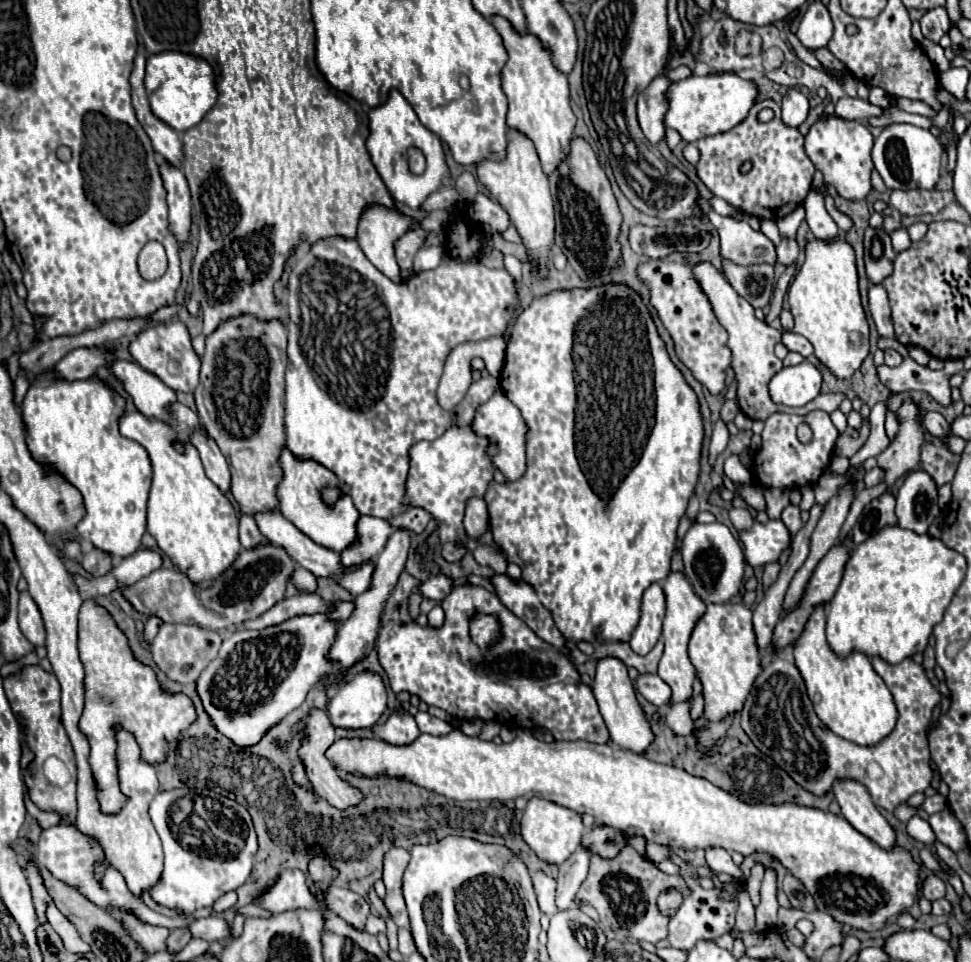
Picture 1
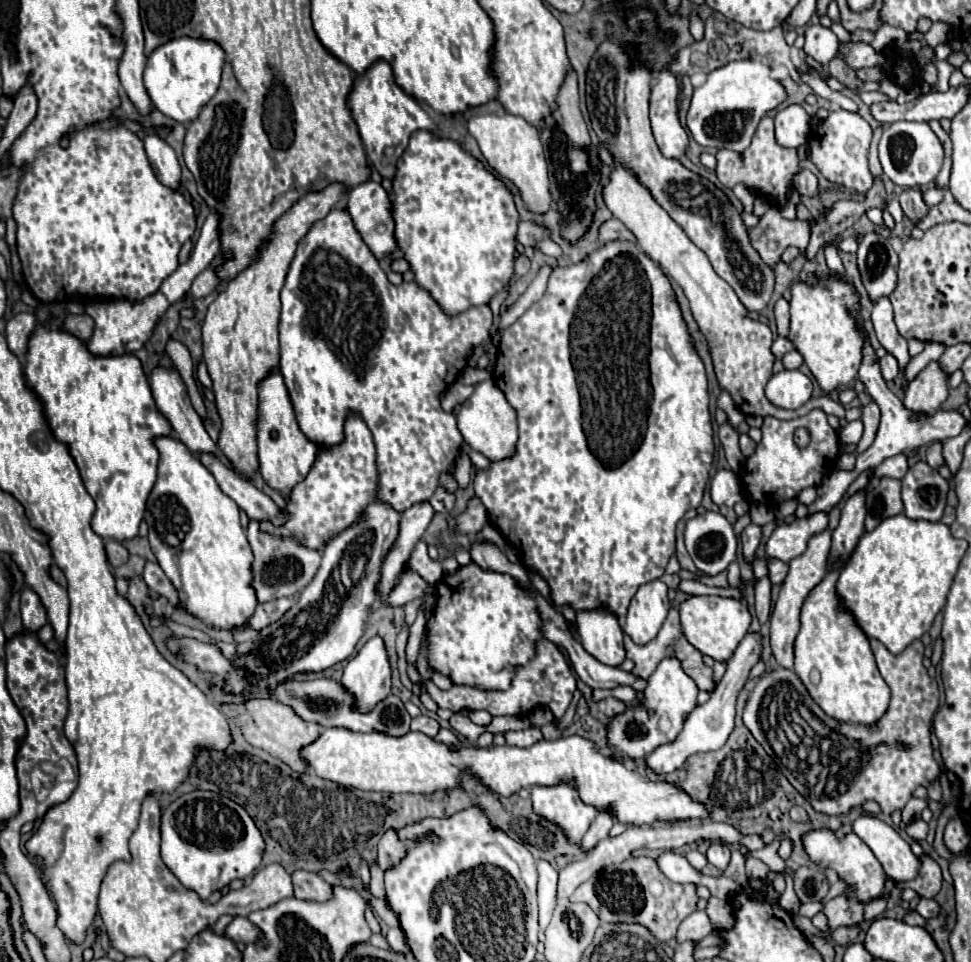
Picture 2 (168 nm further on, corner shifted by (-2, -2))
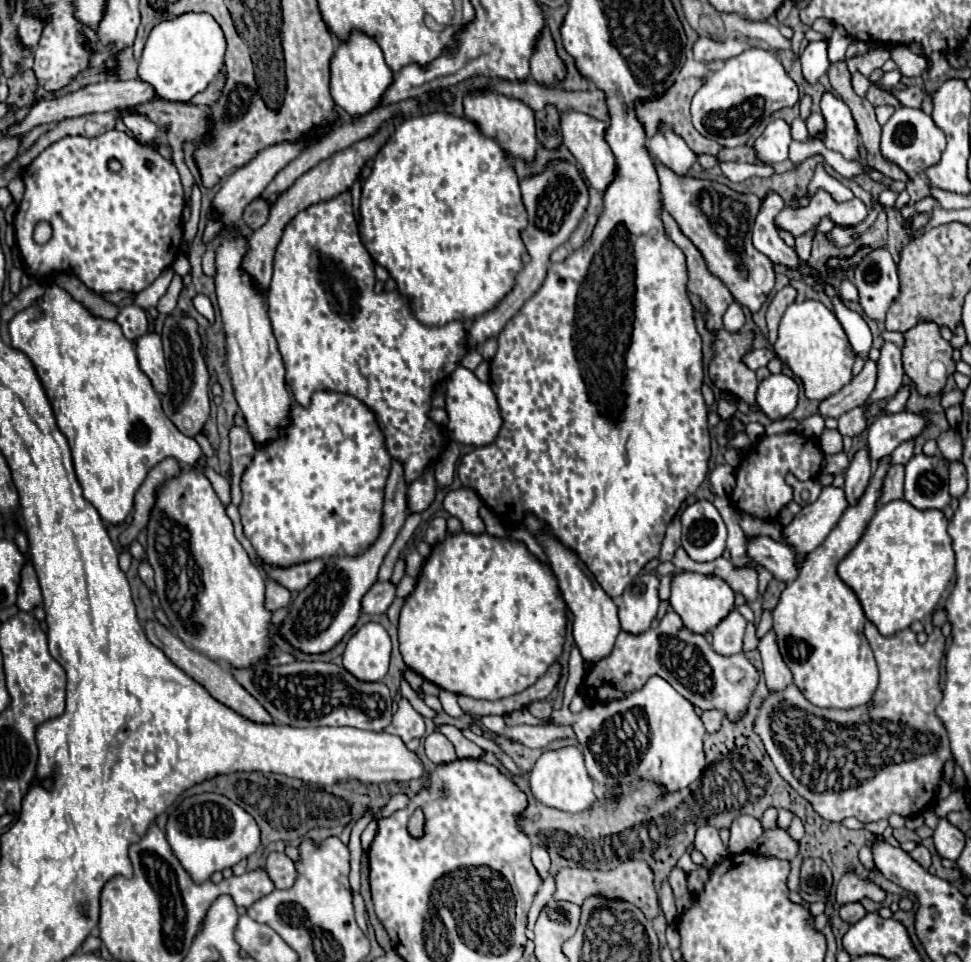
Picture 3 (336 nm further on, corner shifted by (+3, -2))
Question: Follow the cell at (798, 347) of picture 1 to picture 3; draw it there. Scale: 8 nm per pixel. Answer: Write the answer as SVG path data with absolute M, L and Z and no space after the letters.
M761 348L761 350L749 352L749 356L745 356L745 364L747 364L749 368L757 370L757 368L761 368L761 366L767 366L769 360L773 360L773 358L775 358L775 352L771 352L771 350L767 350L767 348Z

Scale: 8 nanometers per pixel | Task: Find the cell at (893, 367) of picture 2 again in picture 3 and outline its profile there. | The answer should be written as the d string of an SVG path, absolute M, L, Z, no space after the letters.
M867 360L865 368L861 370L859 376L855 376L845 388L841 388L837 394L825 398L819 406L819 414L823 418L833 416L839 418L841 414L863 406L867 402L867 398L871 396L871 392L875 390L877 384L877 362Z

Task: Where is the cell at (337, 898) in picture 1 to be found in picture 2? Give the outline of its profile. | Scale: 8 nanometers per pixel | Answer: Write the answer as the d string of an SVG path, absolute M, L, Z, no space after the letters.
M294 870L292 872L292 884L294 884L294 896L302 900L328 900L332 896L332 886L324 882L318 874L306 872L306 870Z

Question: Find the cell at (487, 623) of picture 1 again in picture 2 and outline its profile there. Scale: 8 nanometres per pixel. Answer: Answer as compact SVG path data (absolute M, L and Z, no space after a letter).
M470 562L468 566L460 566L456 572L446 574L436 584L436 606L426 622L426 658L432 670L448 676L454 684L482 690L508 688L510 680L500 682L500 674L506 672L506 676L512 676L512 668L530 664L530 660L536 656L536 642L542 636L544 634L536 600L526 588L518 586L510 574L484 570Z

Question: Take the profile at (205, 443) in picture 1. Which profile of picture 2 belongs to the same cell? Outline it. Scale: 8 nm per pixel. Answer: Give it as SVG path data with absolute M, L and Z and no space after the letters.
M156 366L156 368L150 372L150 388L152 388L152 396L154 396L154 400L156 400L156 408L170 420L176 438L178 438L182 444L186 444L192 454L200 454L200 452L214 452L214 454L218 454L216 444L210 440L210 436L208 436L208 432L206 432L200 416L198 416L196 410L192 408L190 398L188 398L188 392L186 392L186 386L184 386L180 374L178 374L174 368Z

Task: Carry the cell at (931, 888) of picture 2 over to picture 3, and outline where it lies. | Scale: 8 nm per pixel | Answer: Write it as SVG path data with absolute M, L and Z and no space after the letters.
M917 846L917 848L911 852L911 858L913 858L915 862L919 862L925 870L929 870L929 866L931 866L931 854L929 854L929 850L927 850L925 846Z

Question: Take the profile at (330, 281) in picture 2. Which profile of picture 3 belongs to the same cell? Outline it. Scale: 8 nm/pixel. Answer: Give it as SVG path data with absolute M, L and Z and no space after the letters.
M343 192L341 196L333 198L333 200L327 200L327 202L319 202L319 204L313 204L309 206L307 210L299 212L293 222L285 228L283 232L283 238L277 246L277 252L275 252L275 264L273 264L273 280L271 280L271 288L267 292L267 304L269 304L269 320L271 320L271 326L273 326L273 334L277 338L277 344L279 344L279 352L283 356L283 364L285 364L285 370L287 370L287 384L293 392L293 398L299 406L309 406L311 402L311 396L317 392L317 390L331 390L331 392L341 392L341 394L351 394L355 396L357 400L361 400L377 418L379 422L379 428L385 436L385 448L389 452L389 456L393 460L397 460L401 466L403 466L403 476L405 476L405 482L411 484L415 482L417 478L423 476L423 472L429 468L429 464L435 462L435 458L445 450L447 446L447 436L443 434L441 426L437 426L431 418L429 418L429 410L431 410L431 394L435 390L435 384L439 382L445 382L453 372L455 368L461 364L463 356L467 354L467 330L463 326L463 322L455 320L453 324L447 324L447 326L439 326L439 328L431 328L431 326L423 326L413 310L411 310L411 304L409 304L409 298L403 296L403 294L377 294L373 290L375 286L375 262L373 258L369 256L367 248L363 246L361 238L359 238L359 228L357 228L357 222L355 222L355 216L353 216L353 204L351 204L351 192Z

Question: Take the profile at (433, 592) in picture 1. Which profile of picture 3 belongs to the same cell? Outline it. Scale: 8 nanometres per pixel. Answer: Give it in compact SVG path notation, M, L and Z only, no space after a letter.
M375 582L373 588L363 596L363 612L385 614L397 598L397 586L393 582Z

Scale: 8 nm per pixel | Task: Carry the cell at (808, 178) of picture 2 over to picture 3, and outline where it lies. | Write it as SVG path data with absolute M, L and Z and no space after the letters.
M723 162L721 164L723 174L731 180L731 182L743 182L751 176L761 176L761 178L771 178L775 174L773 166L769 164L747 164L747 162Z

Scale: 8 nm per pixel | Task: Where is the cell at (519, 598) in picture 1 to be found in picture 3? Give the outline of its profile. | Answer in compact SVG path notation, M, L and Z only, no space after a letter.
M459 488L455 492L447 492L443 506L451 516L455 516L461 522L463 532L485 534L485 524L479 518L481 498L477 496L477 492L469 490L469 488Z

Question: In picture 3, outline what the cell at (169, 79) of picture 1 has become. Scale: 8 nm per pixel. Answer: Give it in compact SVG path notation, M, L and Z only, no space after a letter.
M189 12L177 20L167 20L153 28L139 60L139 78L155 88L157 98L187 104L195 94L203 92L217 78L221 72L223 54L223 30L213 20L213 16L205 12Z

